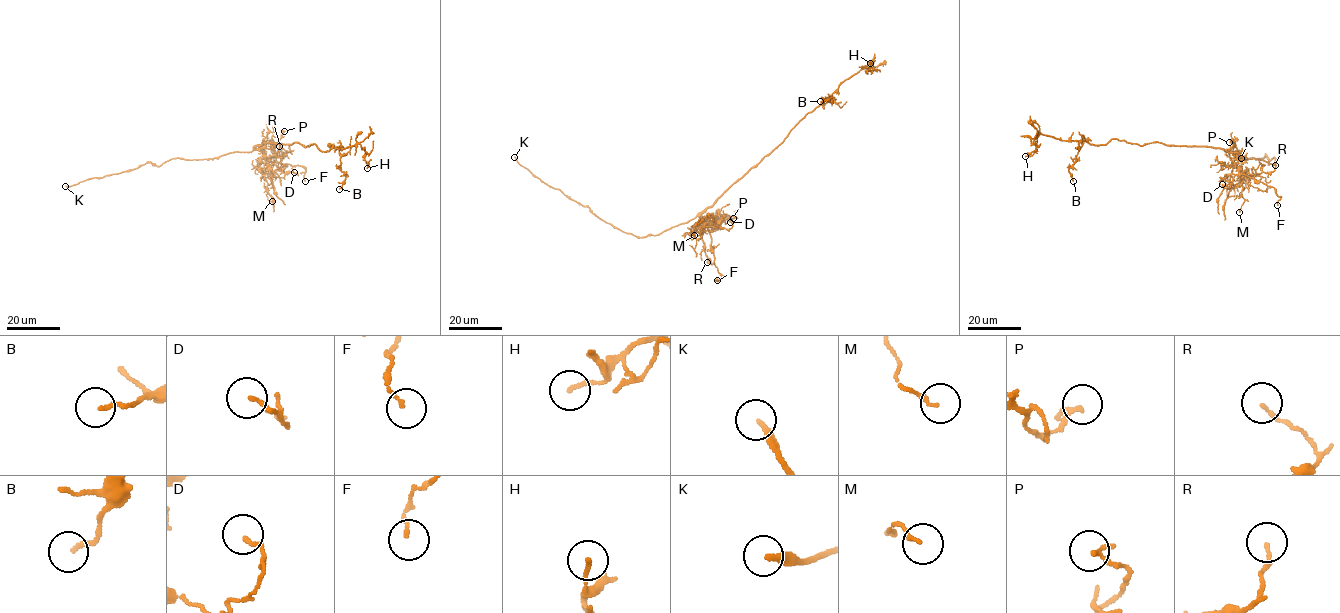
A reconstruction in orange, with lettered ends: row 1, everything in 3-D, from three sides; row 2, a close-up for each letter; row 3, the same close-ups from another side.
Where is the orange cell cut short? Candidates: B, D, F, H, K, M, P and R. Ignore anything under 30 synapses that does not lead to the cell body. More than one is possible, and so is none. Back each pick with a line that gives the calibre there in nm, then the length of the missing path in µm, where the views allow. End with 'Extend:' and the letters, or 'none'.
K: Thickness 240 nm. Missing length about 25 µm
Extend: K

